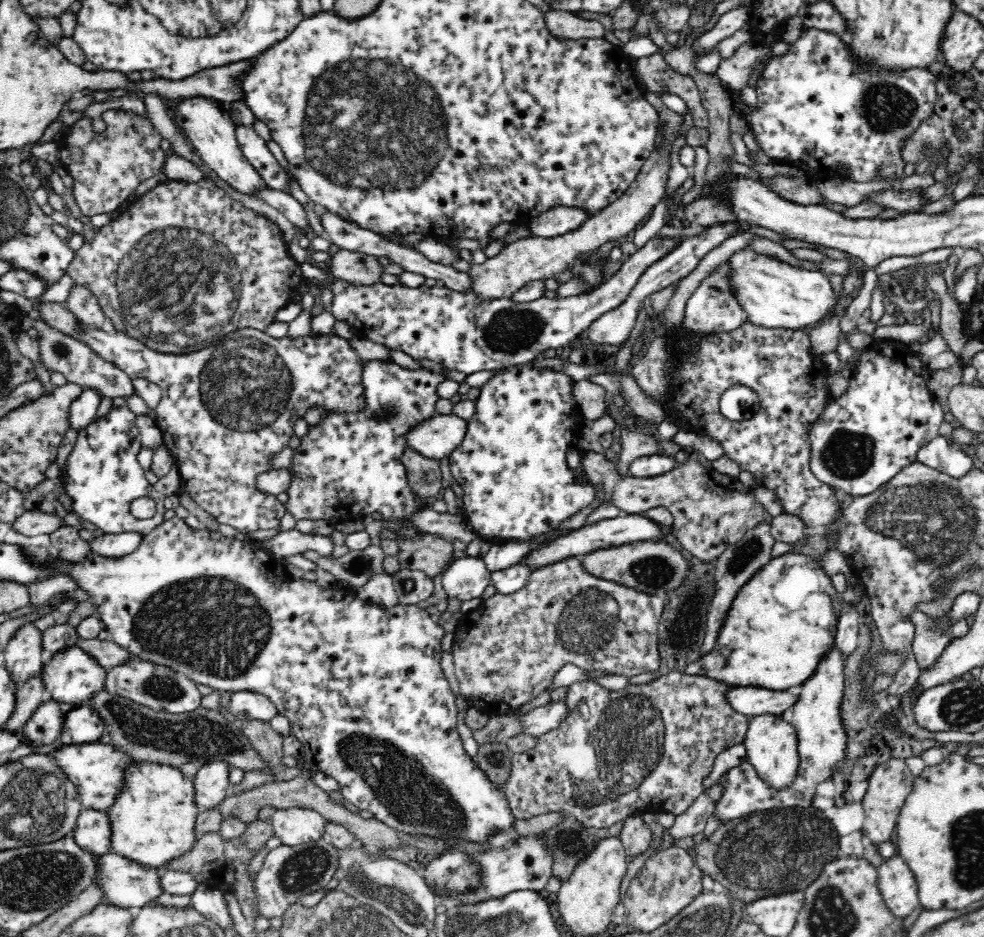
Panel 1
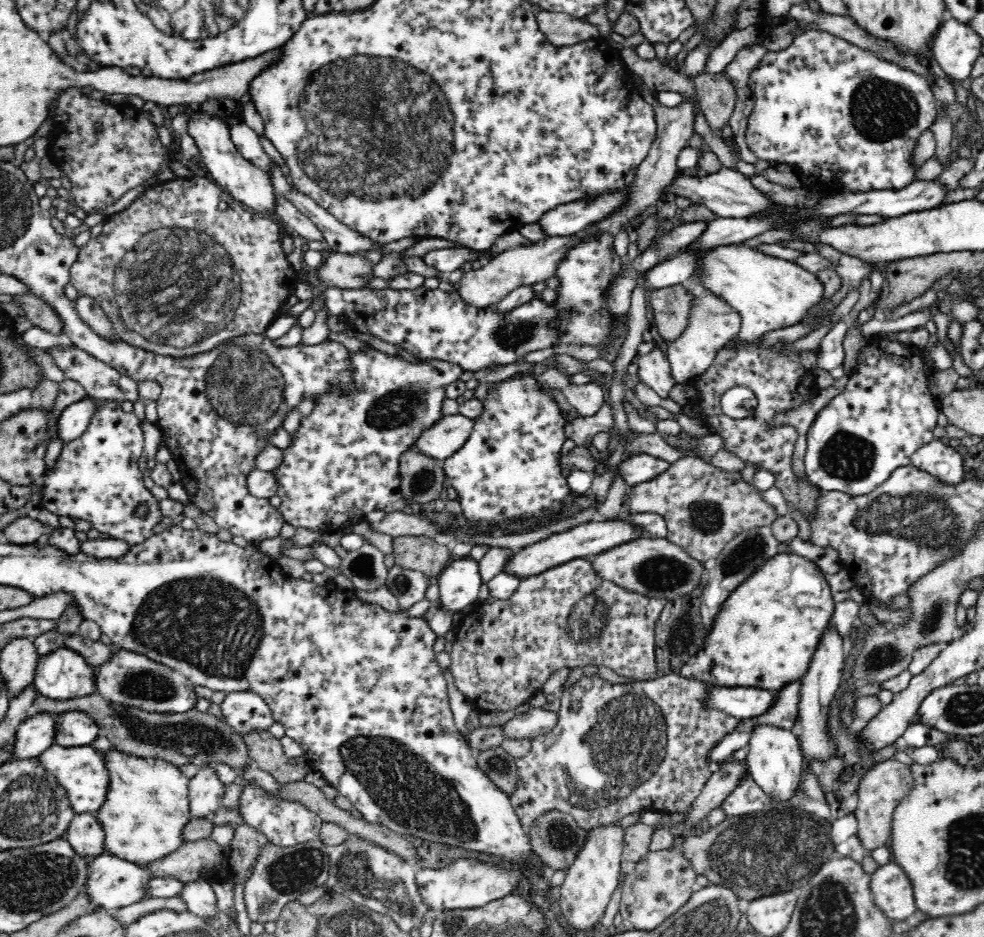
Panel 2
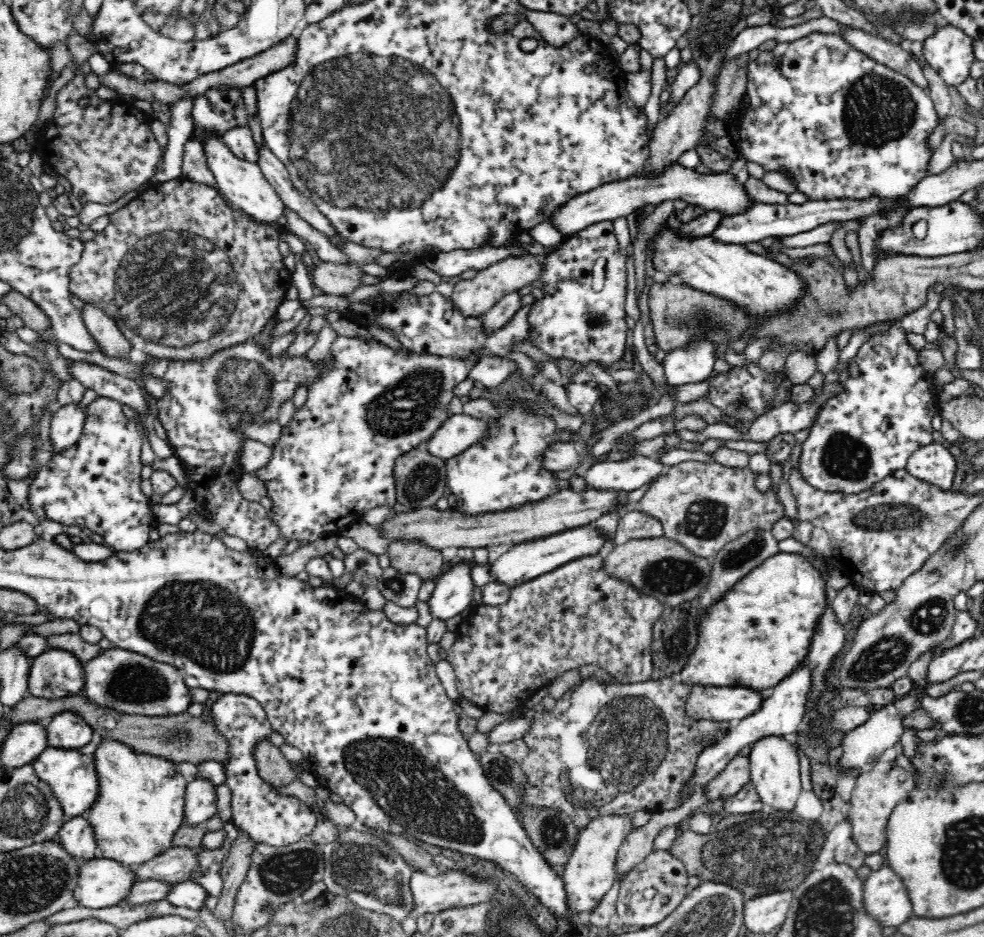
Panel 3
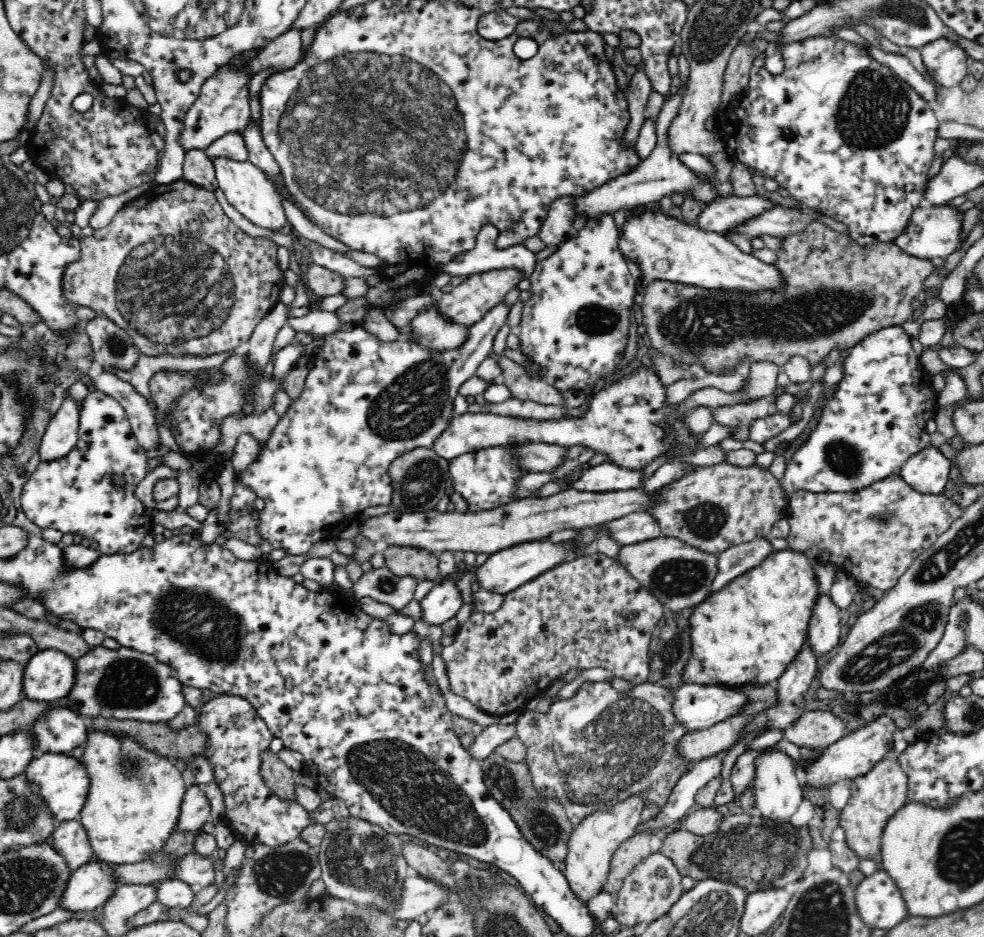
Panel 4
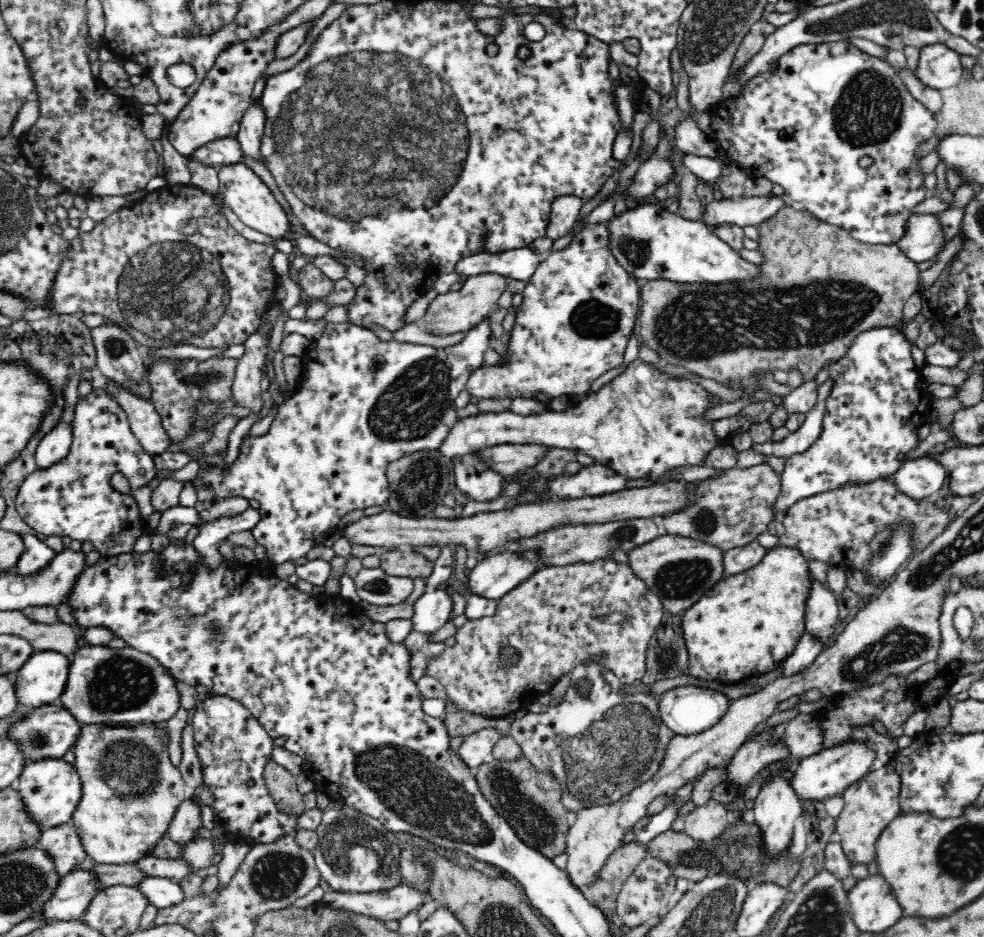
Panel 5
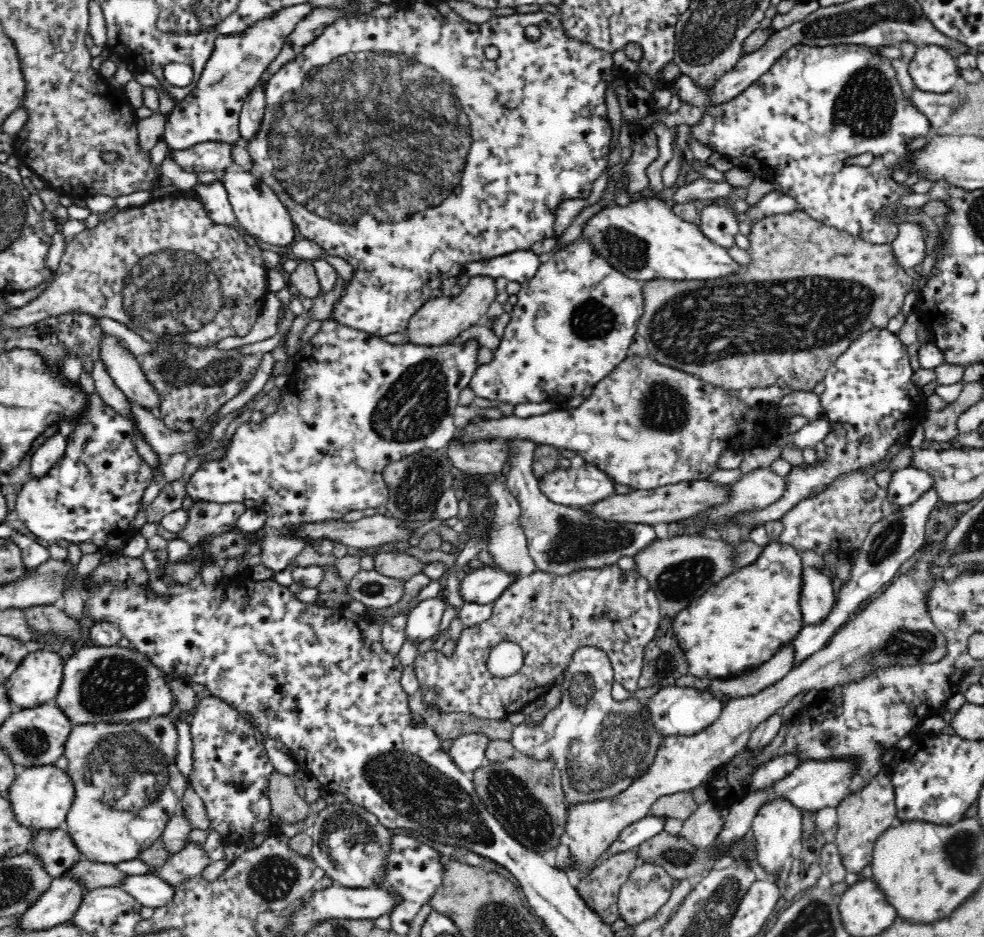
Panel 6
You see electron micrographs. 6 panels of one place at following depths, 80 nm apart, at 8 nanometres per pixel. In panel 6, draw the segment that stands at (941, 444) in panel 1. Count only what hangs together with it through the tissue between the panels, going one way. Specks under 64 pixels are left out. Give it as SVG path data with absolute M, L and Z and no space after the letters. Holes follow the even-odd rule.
M905 467L892 474L886 496L894 507L902 508L916 502L928 488L932 488L932 477L926 471Z

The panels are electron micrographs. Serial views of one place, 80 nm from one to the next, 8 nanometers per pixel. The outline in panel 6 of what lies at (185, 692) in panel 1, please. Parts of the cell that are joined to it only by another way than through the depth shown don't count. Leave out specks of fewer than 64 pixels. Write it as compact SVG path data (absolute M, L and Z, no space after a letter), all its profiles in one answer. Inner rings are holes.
M88 646L80 648L78 652L72 654L63 665L63 680L56 698L52 704L59 710L62 710L66 717L73 725L81 725L96 722L111 722L111 721L142 721L144 718L152 717L153 715L172 715L175 713L175 699L172 696L172 691L169 688L168 676L160 674L160 670L150 661L144 654L138 653L133 648L121 648L120 646Z

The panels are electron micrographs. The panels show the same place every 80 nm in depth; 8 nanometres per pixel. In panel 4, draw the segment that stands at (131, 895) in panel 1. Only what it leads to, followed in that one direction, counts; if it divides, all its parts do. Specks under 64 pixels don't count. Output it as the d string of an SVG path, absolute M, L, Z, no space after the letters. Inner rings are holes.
M96 860L78 867L70 874L56 909L83 913L102 906L116 890L112 874L110 865Z

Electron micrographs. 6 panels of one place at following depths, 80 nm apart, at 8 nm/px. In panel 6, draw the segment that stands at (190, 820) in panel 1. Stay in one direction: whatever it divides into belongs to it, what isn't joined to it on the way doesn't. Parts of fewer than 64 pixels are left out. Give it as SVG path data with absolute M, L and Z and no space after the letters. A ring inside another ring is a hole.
M153 715L149 718L144 718L142 721L111 721L111 722L96 722L81 725L73 725L68 740L64 746L64 758L67 760L68 770L67 776L74 784L74 800L70 804L70 810L66 812L64 818L64 831L72 837L74 845L84 859L99 862L102 864L118 864L118 862L126 862L126 860L134 860L142 850L146 850L153 842L161 838L161 834L171 819L172 815L178 812L182 797L189 788L189 782L177 767L178 756L178 733L175 725L174 715Z

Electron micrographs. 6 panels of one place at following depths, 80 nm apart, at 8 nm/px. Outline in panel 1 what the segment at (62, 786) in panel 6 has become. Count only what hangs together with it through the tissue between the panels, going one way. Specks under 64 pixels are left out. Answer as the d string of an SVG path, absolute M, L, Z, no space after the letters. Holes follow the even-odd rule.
M99 740L79 745L60 745L50 750L48 757L56 761L58 769L71 781L71 784L74 784L82 808L99 811L106 811L108 806L112 806L123 788L126 764L135 762L126 753L114 749L111 743L104 745Z

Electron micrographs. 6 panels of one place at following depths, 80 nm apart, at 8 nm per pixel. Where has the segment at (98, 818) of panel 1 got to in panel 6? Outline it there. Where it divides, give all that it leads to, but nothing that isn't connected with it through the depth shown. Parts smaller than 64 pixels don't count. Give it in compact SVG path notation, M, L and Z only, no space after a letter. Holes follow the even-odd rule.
M64 827L36 832L30 840L28 853L36 855L44 871L54 879L62 877L83 858Z

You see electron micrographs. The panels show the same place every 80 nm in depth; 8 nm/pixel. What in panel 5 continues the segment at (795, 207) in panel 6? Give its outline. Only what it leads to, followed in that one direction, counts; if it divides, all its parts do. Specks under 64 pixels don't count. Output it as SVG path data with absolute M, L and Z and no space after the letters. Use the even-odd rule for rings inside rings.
M774 194L761 198L744 198L740 202L734 200L712 202L703 213L703 222L707 226L725 223L738 227L758 226L778 214L780 209L792 205L786 196Z

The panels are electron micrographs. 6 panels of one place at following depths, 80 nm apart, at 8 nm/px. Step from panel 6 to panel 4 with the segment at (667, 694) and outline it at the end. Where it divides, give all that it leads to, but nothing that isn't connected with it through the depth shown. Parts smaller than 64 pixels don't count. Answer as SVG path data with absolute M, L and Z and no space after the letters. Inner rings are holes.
M684 683L681 688L672 692L672 697L674 701L671 703L671 712L675 722L686 727L686 732L699 731L719 724L749 702L748 698L734 690L734 687L695 683Z

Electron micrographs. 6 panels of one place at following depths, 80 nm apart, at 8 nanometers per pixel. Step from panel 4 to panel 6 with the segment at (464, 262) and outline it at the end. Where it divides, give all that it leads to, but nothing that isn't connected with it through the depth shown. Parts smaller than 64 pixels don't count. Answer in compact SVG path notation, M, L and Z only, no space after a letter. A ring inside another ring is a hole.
M516 251L487 261L465 264L463 272L469 277L483 276L493 279L503 276L520 285L529 281L540 268L542 259L535 251Z

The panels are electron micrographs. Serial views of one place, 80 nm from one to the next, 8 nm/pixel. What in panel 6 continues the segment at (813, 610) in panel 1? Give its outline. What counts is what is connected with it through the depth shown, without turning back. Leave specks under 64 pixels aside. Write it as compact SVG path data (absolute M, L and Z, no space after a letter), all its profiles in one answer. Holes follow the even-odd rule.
M779 540L764 546L752 564L736 568L730 576L706 589L700 598L691 601L672 617L672 631L686 656L690 675L710 679L711 682L715 679L724 680L746 670L752 671L773 658L783 645L797 638L798 632L805 625L800 610L800 590L802 558L799 550Z

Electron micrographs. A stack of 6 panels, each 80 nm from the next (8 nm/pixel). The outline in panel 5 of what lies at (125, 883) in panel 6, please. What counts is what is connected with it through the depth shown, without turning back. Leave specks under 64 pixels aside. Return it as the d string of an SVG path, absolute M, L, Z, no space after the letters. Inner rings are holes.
M158 876L145 877L134 887L146 897L148 905L164 908L182 902L182 889L178 881Z

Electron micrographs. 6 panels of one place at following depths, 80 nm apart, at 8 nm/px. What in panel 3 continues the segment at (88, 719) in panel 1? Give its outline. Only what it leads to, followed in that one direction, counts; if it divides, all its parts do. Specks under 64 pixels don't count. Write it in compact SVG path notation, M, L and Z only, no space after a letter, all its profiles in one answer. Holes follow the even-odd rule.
M63 711L44 726L48 746L57 749L79 749L92 740L93 728L77 713Z

